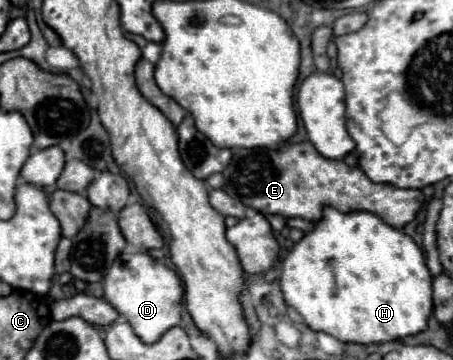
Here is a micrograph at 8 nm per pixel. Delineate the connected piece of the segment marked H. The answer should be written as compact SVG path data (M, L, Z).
M323 208L323 216L281 260L281 292L285 302L295 308L311 330L321 330L341 342L379 344L425 330L433 310L431 280L421 248L401 230L385 224L371 212L337 212Z

